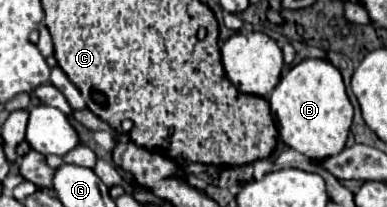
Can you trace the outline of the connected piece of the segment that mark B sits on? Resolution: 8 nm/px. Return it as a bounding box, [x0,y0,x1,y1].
[271,59,353,159]

